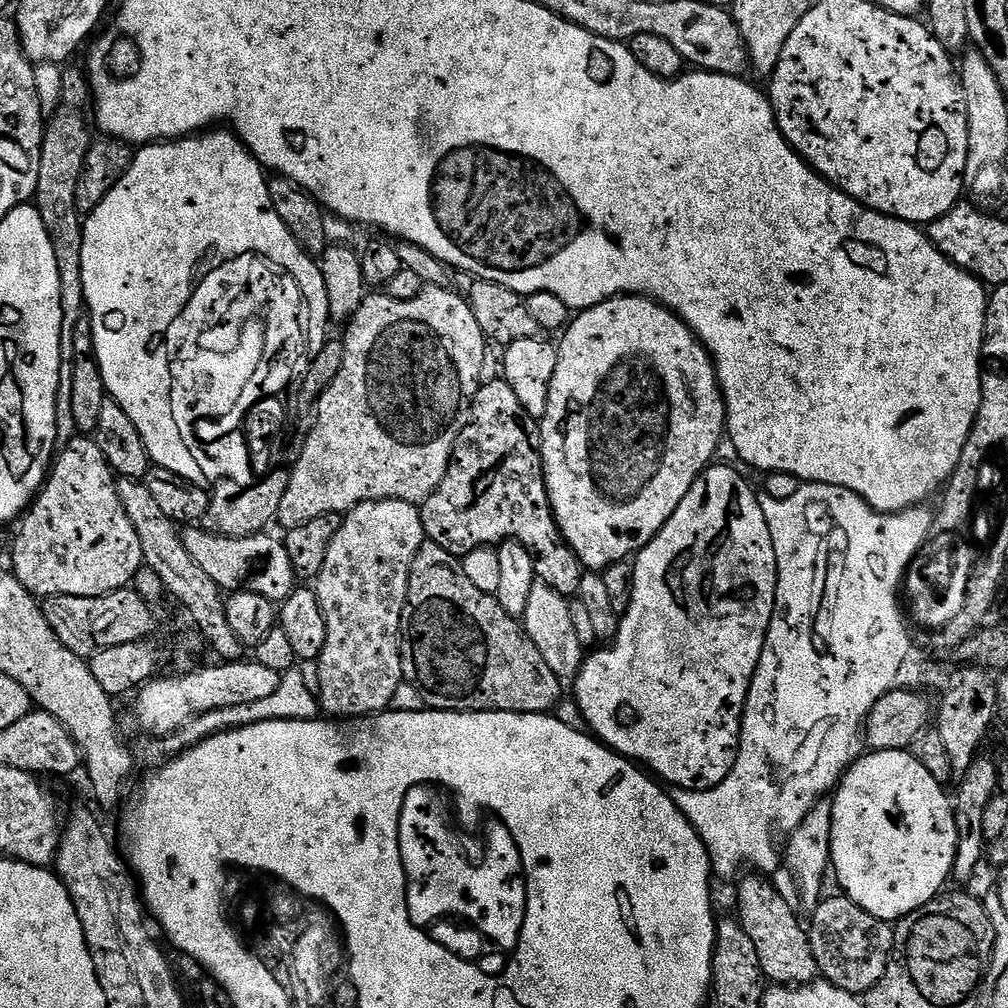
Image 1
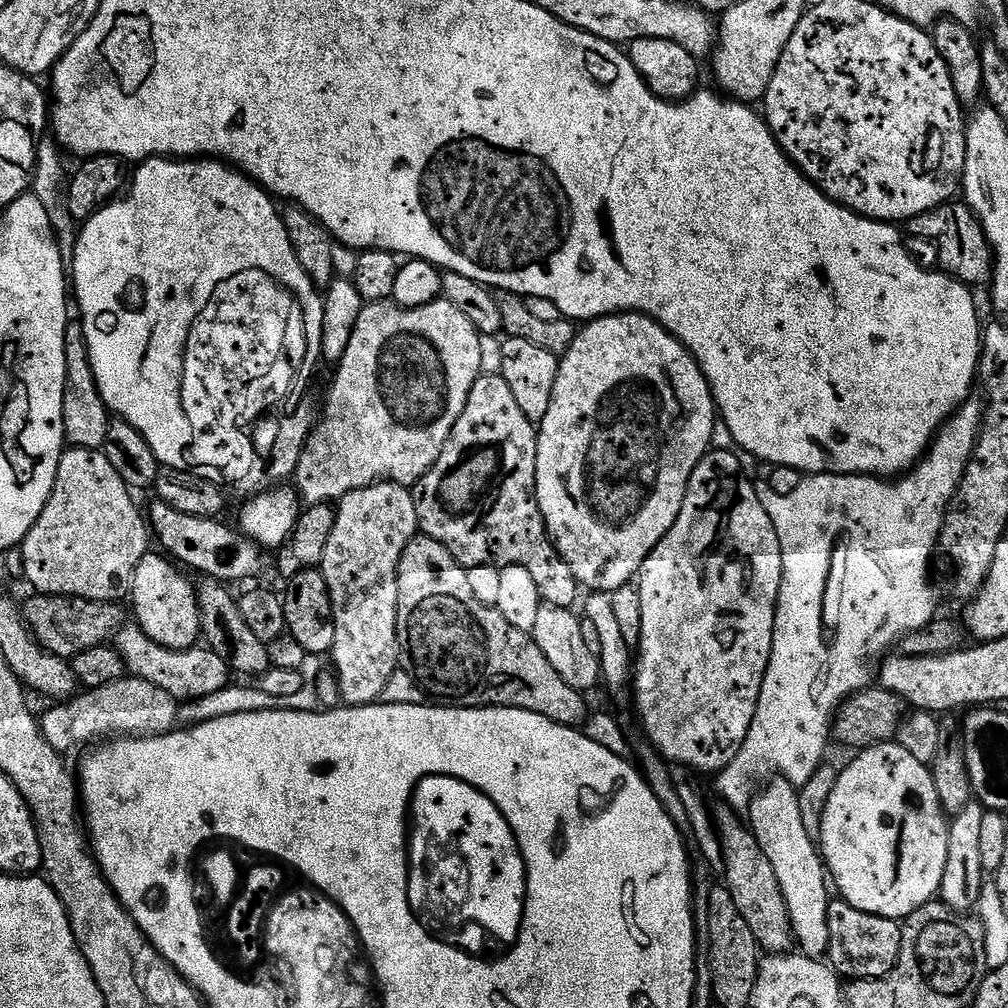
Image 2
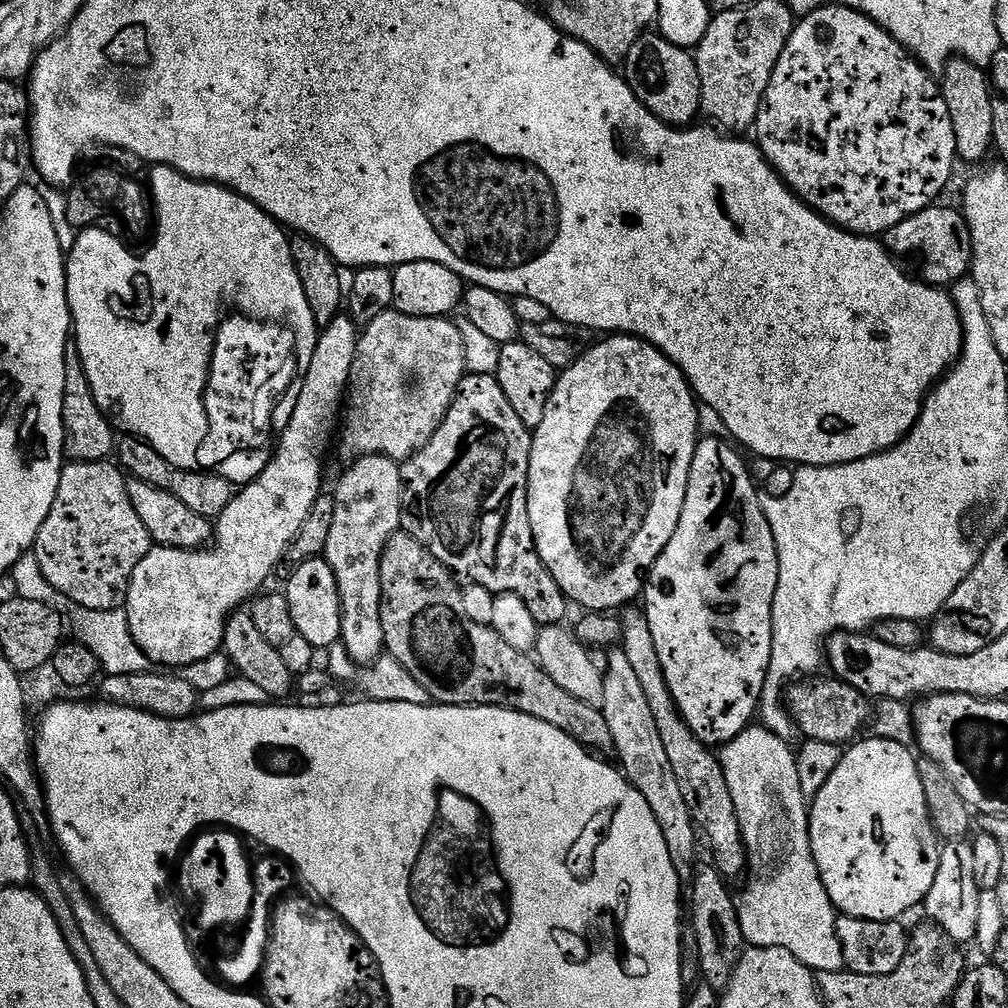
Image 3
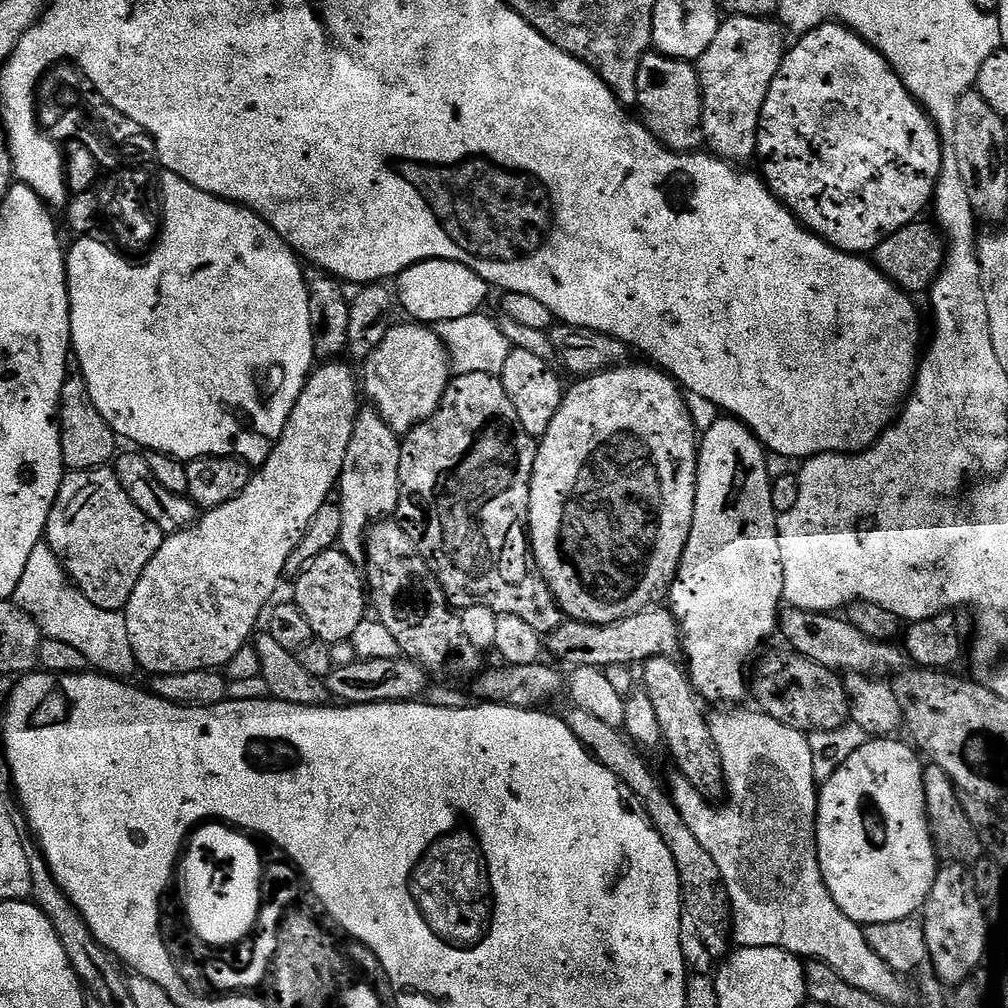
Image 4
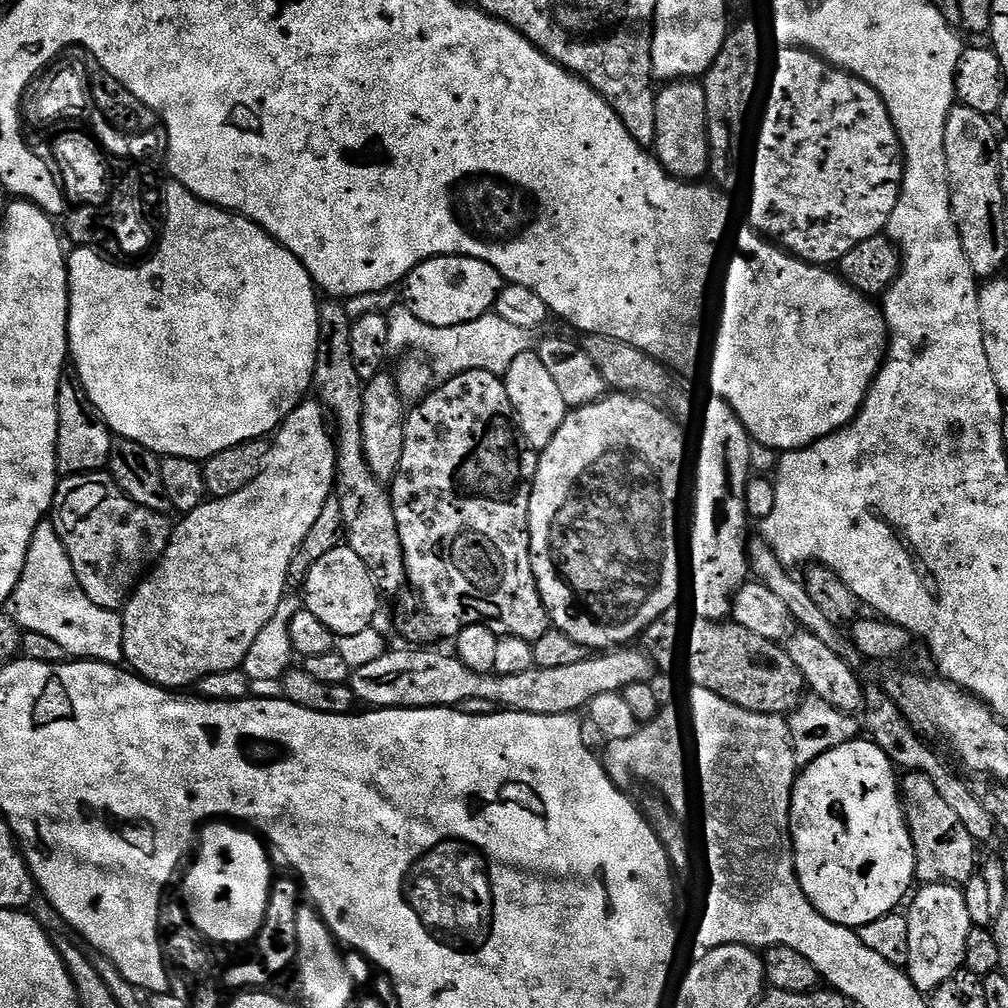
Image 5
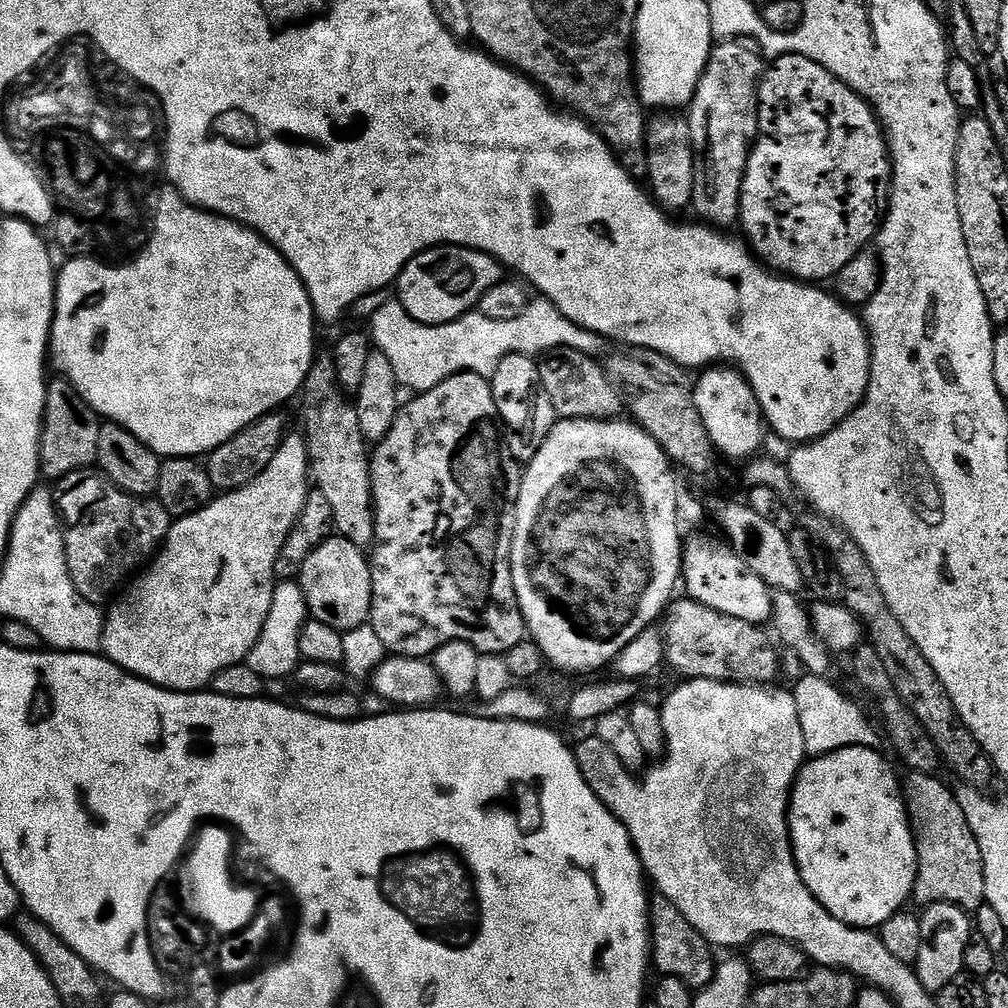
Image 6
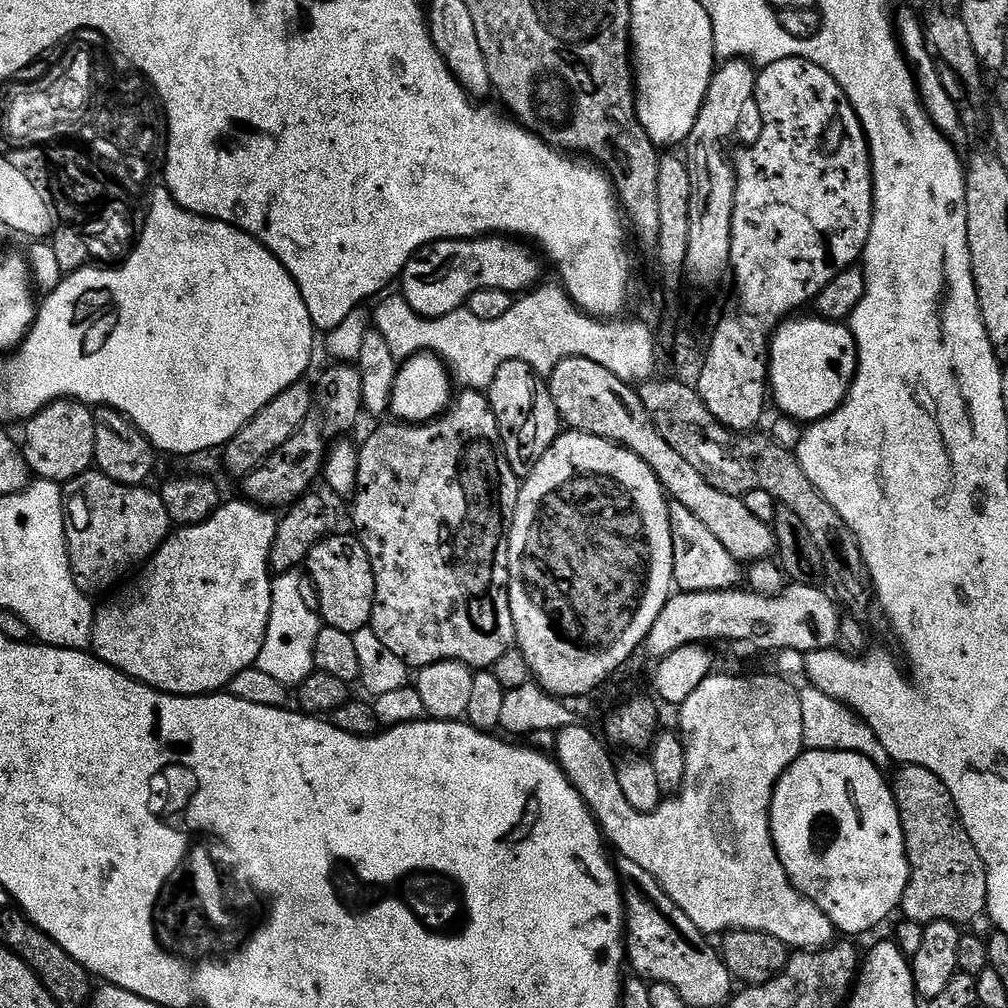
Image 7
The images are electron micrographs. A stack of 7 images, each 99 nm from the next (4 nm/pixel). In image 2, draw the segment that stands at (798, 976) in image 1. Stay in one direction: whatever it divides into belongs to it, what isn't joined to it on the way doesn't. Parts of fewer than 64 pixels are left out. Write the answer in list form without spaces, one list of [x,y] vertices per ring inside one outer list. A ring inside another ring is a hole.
[[[723,811],[714,816],[716,837],[720,840],[720,856],[724,859],[723,883],[732,896],[734,906],[738,906],[742,918],[746,918],[746,926],[750,926],[757,945],[768,954],[787,953],[793,947],[794,939],[786,898],[782,898],[782,888],[778,886],[774,866],[770,858],[762,854],[762,846],[758,846],[758,838],[752,833],[751,827],[743,819],[740,821],[735,811]]]

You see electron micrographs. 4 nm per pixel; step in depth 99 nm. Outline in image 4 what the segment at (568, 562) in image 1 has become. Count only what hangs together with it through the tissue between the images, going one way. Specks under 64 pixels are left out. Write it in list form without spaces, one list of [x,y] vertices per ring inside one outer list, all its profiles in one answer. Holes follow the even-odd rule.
[[[462,372],[453,377],[448,385],[443,385],[439,405],[432,415],[424,417],[420,423],[407,429],[406,435],[403,437],[400,446],[400,489],[394,513],[395,519],[409,540],[414,542],[416,554],[421,556],[424,563],[428,565],[432,575],[436,577],[436,583],[440,585],[440,589],[445,592],[445,595],[448,595],[453,609],[463,610],[475,604],[481,604],[499,615],[522,618],[522,622],[529,624],[531,628],[549,634],[565,622],[566,617],[552,599],[548,589],[544,587],[543,579],[530,567],[530,541],[526,531],[526,517],[528,514],[528,482],[532,475],[534,459],[533,445],[528,445],[530,437],[520,424],[518,414],[508,400],[499,375],[491,372]]]

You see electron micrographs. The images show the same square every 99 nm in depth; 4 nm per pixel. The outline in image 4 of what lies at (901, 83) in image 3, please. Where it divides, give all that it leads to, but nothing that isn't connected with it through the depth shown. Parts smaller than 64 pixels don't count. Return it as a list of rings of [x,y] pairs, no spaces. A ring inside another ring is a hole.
[[[829,22],[826,24],[820,24],[816,28],[811,28],[809,32],[803,33],[803,35],[801,35],[797,40],[800,41],[798,41],[793,48],[791,45],[791,47],[785,51],[784,61],[780,63],[780,69],[776,71],[776,77],[774,77],[770,82],[770,90],[766,94],[764,105],[760,111],[760,124],[756,134],[756,150],[754,153],[755,159],[757,161],[760,159],[760,168],[758,167],[759,175],[762,177],[764,183],[767,184],[769,191],[776,196],[776,199],[779,200],[780,203],[783,204],[784,207],[787,208],[788,211],[791,212],[792,215],[795,216],[805,228],[809,228],[809,230],[814,233],[815,236],[821,236],[826,243],[834,245],[835,248],[840,248],[843,252],[850,252],[853,254],[871,253],[873,249],[875,249],[876,245],[879,244],[889,232],[895,232],[897,228],[902,228],[905,224],[913,223],[913,221],[919,217],[916,215],[923,210],[924,203],[926,203],[927,200],[929,203],[935,187],[935,181],[939,176],[940,158],[938,158],[938,156],[940,154],[940,148],[942,152],[942,142],[938,135],[937,125],[934,123],[932,117],[929,116],[923,108],[921,108],[920,103],[915,100],[910,93],[908,93],[906,86],[898,78],[895,70],[888,65],[884,56],[881,55],[876,48],[872,48],[870,45],[868,45],[868,43],[865,42],[865,40],[861,38],[857,32],[852,32],[849,30],[849,28],[845,28],[842,24]]]

